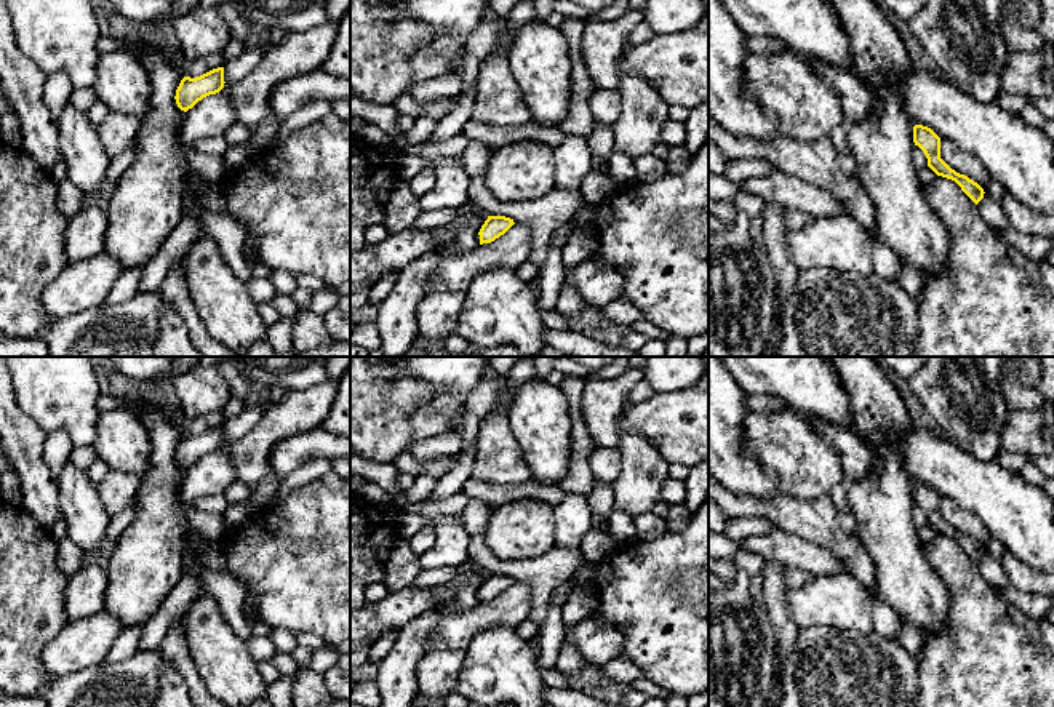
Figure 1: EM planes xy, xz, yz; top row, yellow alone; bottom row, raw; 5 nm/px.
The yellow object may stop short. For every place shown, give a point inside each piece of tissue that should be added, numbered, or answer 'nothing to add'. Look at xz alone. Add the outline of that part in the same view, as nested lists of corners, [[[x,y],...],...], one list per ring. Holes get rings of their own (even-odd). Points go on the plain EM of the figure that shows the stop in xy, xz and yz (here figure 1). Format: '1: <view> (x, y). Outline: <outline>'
nothing to add

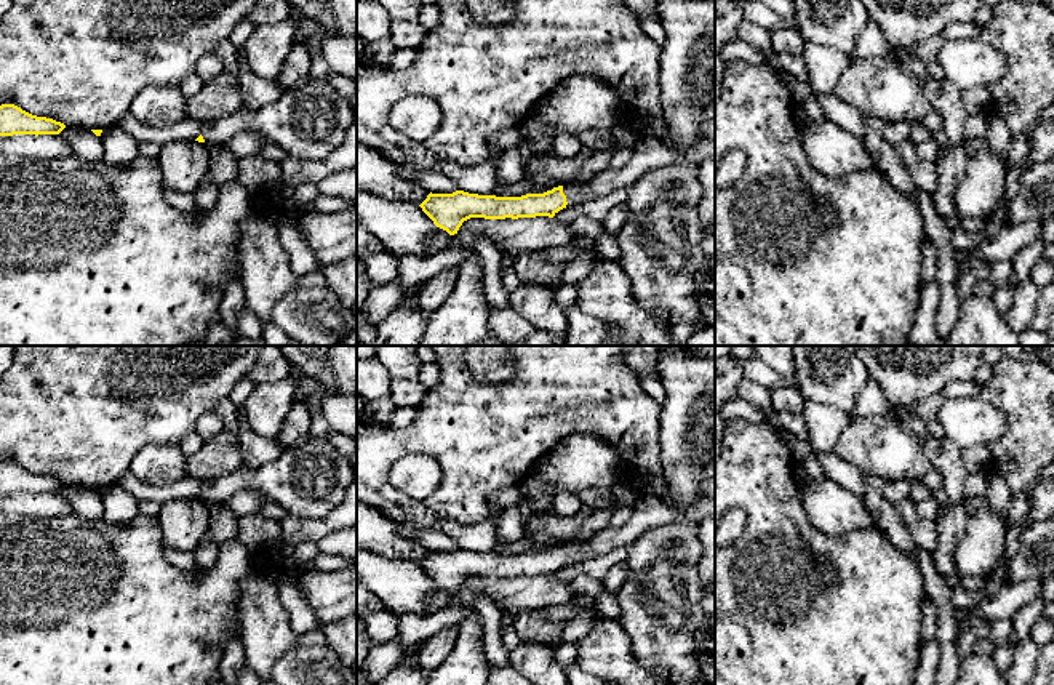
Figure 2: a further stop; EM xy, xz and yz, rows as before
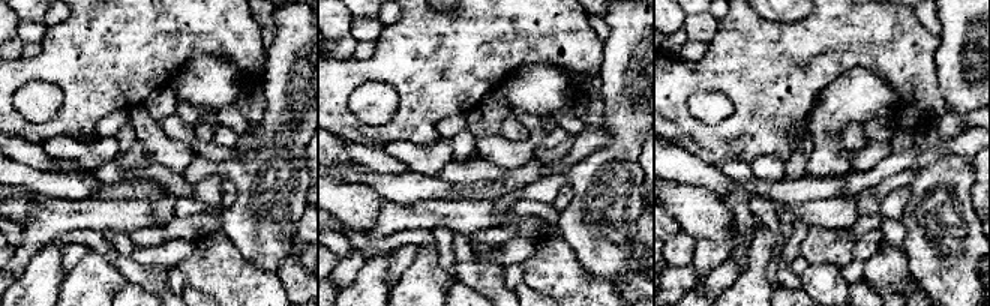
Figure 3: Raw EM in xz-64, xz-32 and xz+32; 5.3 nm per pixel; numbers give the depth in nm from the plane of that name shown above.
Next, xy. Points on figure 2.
1: xy (309, 480). Outline: [[[309,435],[299,447],[258,469],[242,469],[202,490],[206,504],[243,490],[256,490],[280,504],[288,515],[323,519],[337,507],[355,479],[350,461],[325,437]]]

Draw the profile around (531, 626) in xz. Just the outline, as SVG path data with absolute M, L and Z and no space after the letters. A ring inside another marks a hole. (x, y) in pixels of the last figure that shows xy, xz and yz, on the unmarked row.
M523 610L515 616L515 631L523 643L560 645L563 621L550 621L541 610Z

